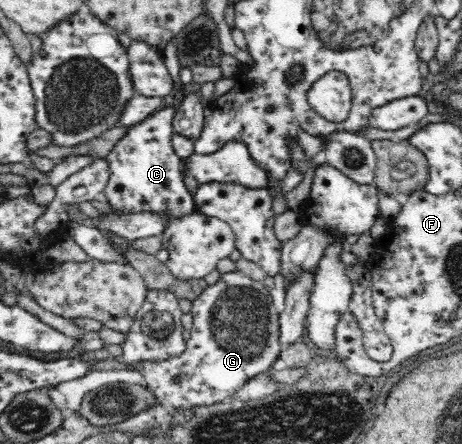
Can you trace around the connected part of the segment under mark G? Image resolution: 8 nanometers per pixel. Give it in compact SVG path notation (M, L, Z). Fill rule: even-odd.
M240 271L224 273L217 283L208 285L191 301L193 323L191 336L186 340L187 349L179 357L162 361L138 361L134 365L128 365L128 369L136 370L144 377L146 388L154 392L160 406L170 403L179 410L228 400L250 378L267 373L283 349L279 342L279 313L272 301L270 292L262 283L249 279Z

